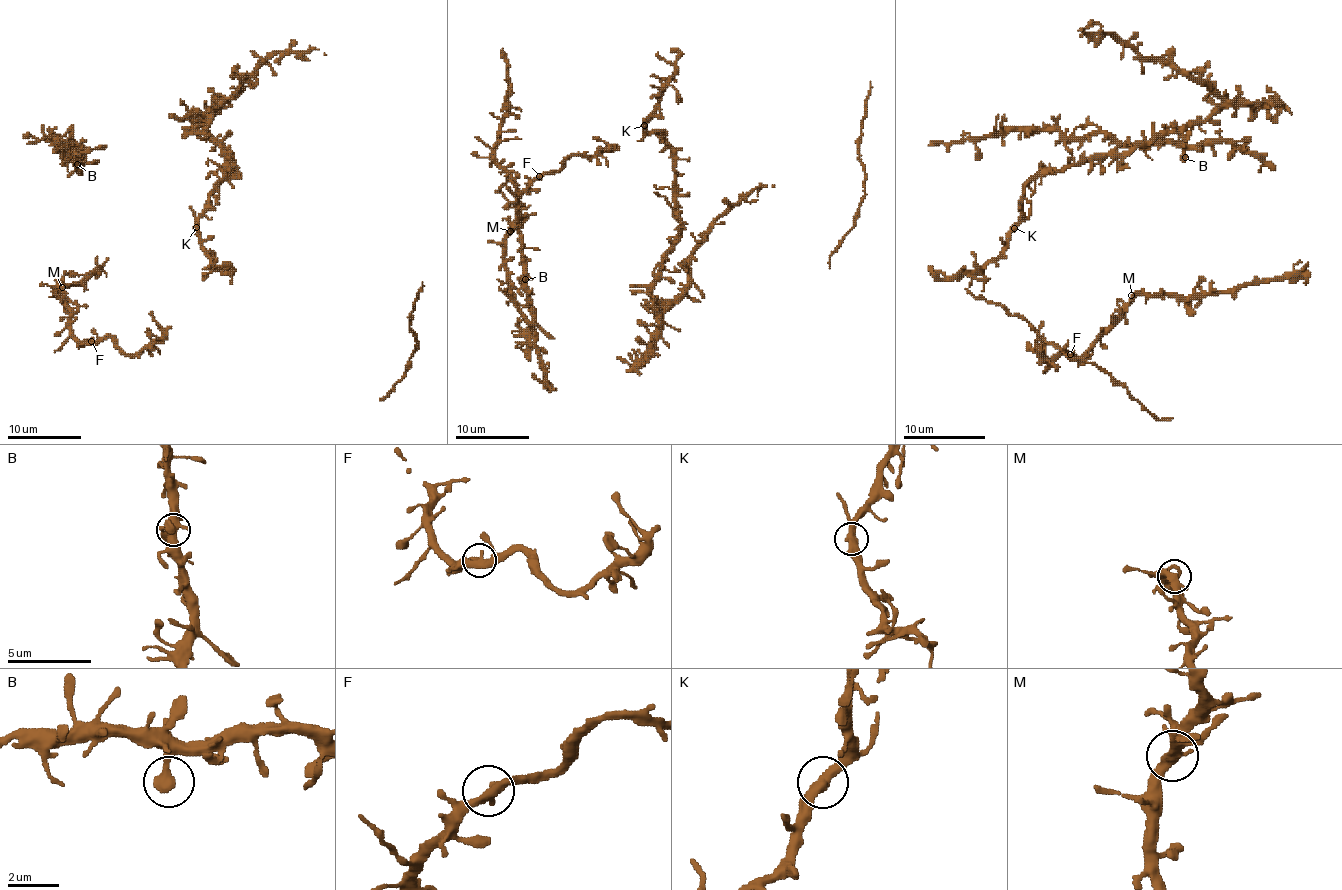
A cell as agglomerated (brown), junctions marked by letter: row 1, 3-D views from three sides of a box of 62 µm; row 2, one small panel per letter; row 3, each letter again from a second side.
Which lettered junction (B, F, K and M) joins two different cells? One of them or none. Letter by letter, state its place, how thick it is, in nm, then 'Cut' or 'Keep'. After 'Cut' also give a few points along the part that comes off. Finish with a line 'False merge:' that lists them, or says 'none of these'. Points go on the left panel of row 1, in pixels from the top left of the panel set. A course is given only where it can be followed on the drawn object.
B: Place: (77, 164). Thickness 480 nm. Keep
F: Place: (91, 341). Thickness 400 nm. Keep
K: Place: (196, 227). Thickness 420 nm. Keep
M: Place: (62, 287). Thickness 400 nm. Keep
False merge: none of these

